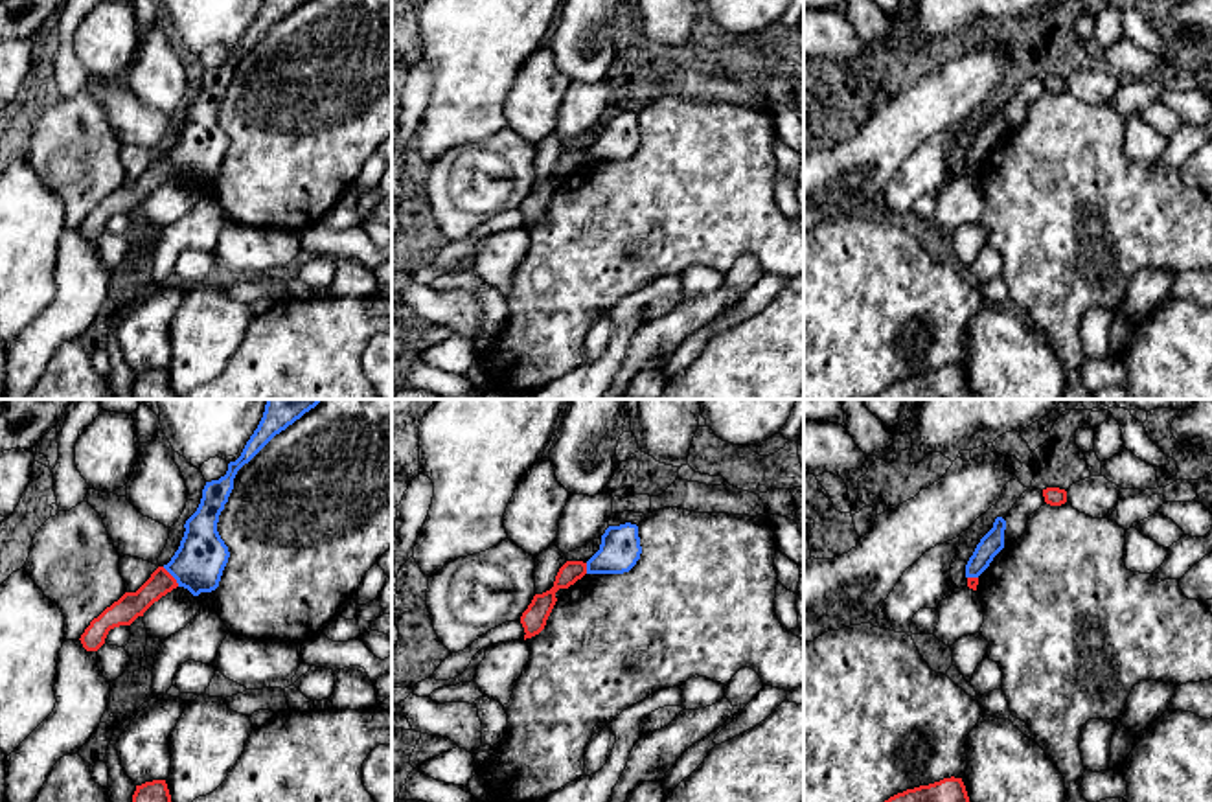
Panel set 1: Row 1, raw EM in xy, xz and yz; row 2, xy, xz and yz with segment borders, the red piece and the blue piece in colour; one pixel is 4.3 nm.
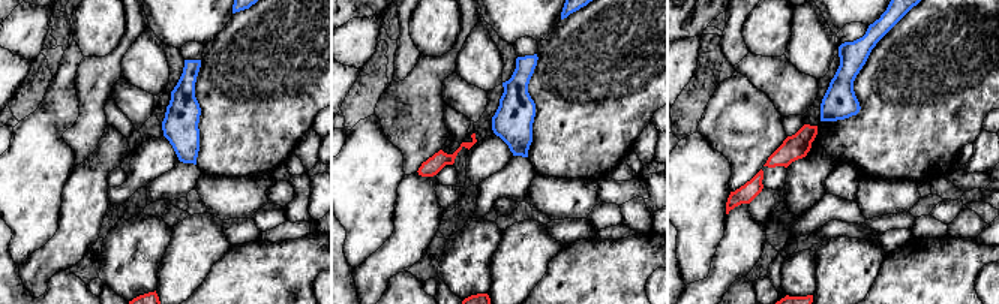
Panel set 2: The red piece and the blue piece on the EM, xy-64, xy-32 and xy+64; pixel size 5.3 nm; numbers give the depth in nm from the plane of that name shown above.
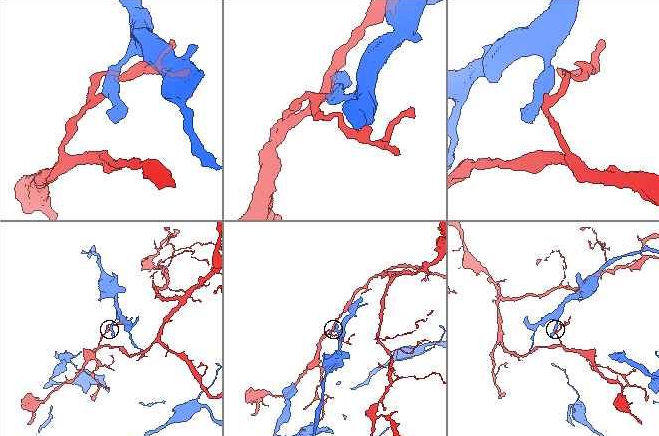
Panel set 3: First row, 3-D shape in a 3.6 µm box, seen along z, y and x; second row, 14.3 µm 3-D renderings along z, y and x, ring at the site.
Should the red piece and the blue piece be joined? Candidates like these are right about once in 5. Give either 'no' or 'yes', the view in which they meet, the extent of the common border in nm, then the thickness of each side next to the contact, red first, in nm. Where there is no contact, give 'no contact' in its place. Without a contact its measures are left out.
no | xy | 120 nm | 120/220 nm

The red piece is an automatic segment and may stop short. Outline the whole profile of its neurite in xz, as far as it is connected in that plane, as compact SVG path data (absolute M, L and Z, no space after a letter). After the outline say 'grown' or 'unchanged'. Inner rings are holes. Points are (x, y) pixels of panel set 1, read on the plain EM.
M566 149L554 169L554 175L543 182L535 182L528 197L520 204L520 212L524 215L524 228L539 223L546 208L557 189L555 180L559 177L568 177L577 167L581 167L587 162L587 151L583 149Z; unchanged

